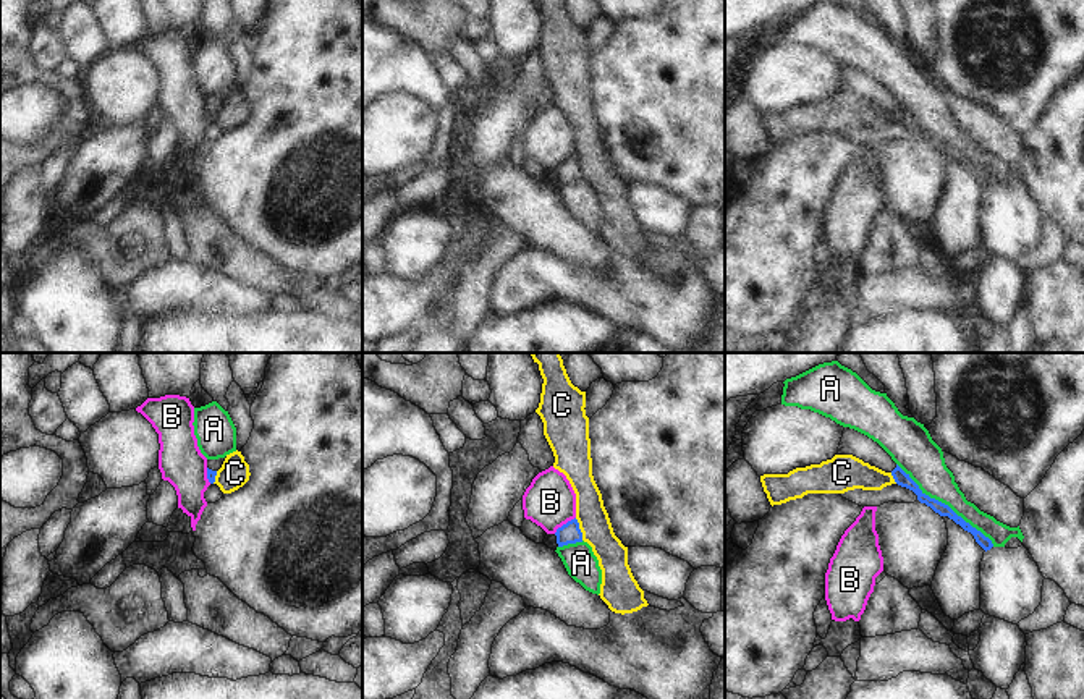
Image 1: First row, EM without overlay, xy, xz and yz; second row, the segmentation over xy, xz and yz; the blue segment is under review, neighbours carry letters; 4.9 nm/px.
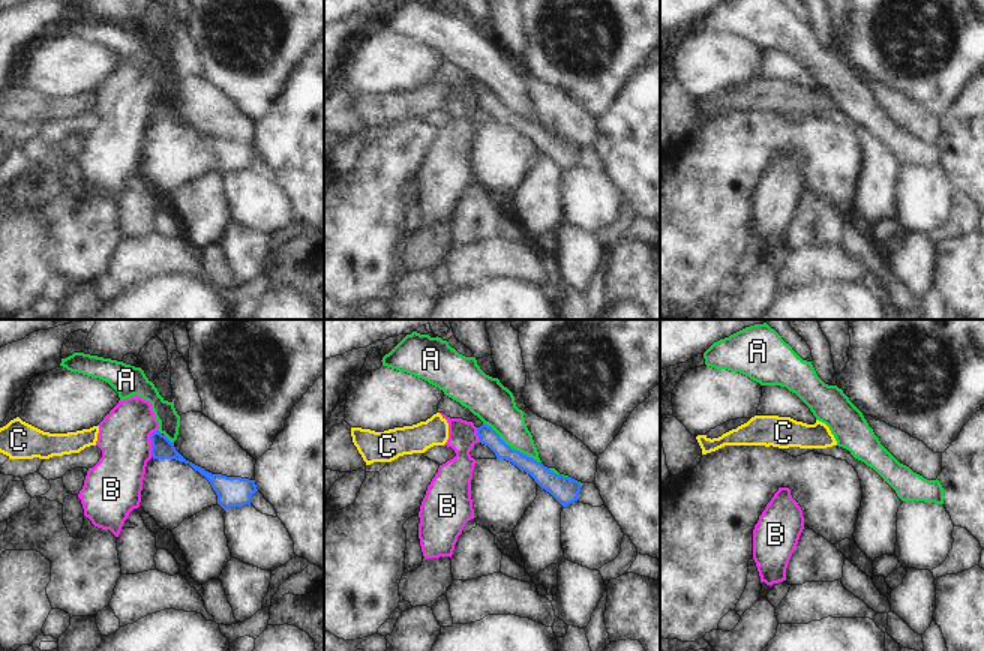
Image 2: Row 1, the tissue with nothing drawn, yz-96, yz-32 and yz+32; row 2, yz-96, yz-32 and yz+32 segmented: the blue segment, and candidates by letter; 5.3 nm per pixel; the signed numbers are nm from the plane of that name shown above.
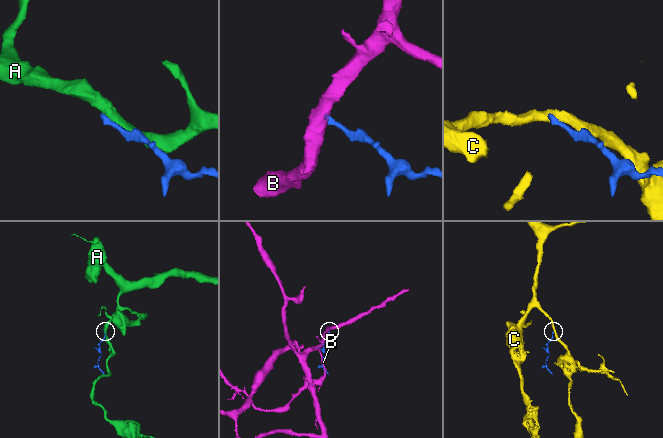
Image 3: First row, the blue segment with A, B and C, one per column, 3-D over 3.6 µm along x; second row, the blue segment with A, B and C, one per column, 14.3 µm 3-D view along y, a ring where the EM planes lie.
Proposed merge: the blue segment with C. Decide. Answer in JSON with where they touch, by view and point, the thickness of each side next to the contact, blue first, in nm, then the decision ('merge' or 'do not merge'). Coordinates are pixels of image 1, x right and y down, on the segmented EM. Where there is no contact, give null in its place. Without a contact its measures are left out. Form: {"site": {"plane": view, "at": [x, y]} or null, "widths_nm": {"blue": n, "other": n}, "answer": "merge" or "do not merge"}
{"site": {"plane": "xz", "at": [580, 529]}, "widths_nm": {"blue": 110, "other": 160}, "answer": "do not merge"}

